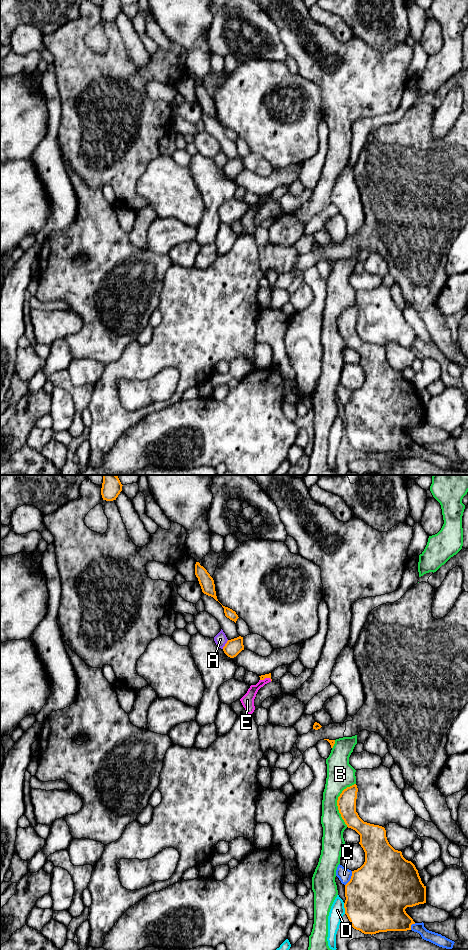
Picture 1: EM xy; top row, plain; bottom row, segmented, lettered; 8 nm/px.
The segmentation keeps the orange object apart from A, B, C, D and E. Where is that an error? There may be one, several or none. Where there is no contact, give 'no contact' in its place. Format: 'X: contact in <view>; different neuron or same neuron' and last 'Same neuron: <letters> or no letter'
A: contact in xy; different neuron
B: contact in xy; different neuron
C: contact in xy; different neuron
D: contact in xy; different neuron
E: contact in xy; different neuron
Same neuron: no letter

